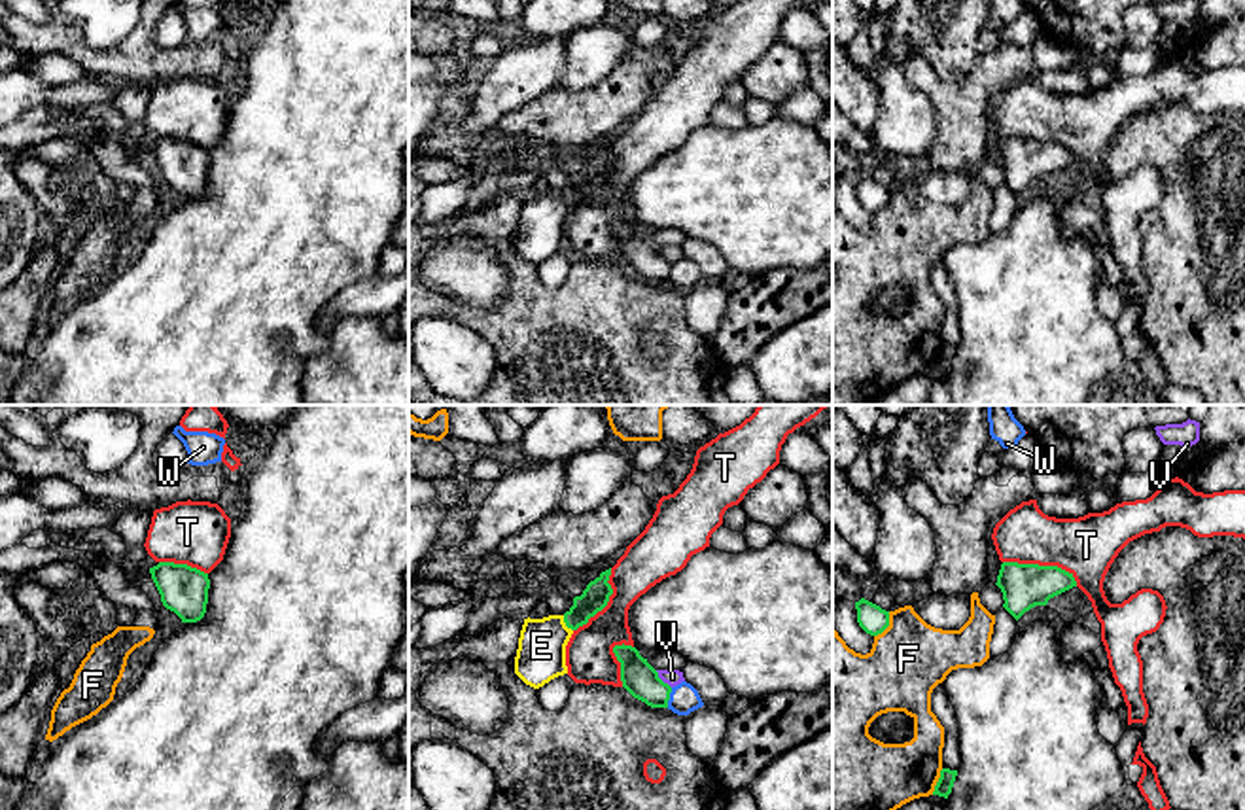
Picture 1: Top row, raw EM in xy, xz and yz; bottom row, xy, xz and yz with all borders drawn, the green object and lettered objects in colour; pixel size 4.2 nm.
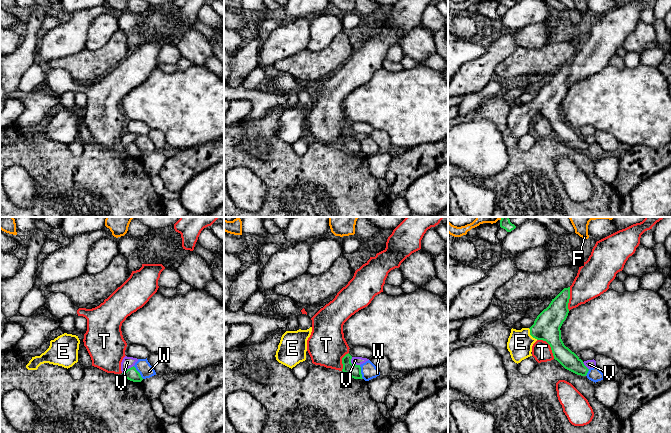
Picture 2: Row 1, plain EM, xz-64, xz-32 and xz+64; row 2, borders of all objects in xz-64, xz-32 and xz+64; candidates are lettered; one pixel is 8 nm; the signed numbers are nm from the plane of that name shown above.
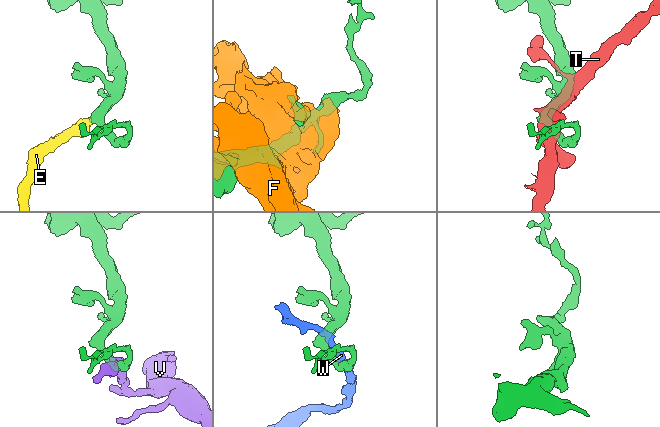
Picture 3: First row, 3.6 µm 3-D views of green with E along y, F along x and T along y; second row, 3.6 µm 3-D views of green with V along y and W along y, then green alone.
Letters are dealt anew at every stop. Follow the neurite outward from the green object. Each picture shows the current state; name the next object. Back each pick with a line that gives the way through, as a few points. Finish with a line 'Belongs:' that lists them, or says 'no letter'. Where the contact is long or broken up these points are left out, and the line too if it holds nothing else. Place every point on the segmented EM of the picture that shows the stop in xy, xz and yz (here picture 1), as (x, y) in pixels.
E: way xz (596, 595), (564, 621), (542, 646)
Belongs: E

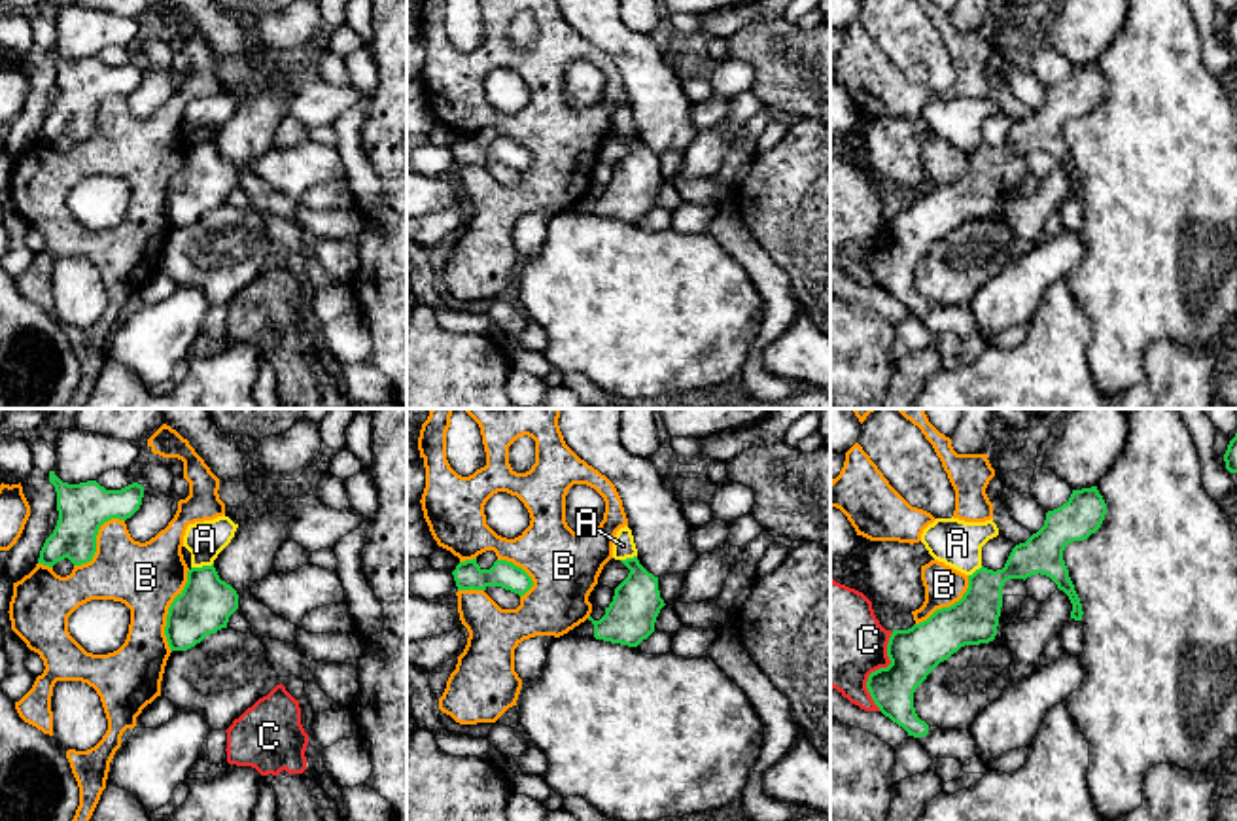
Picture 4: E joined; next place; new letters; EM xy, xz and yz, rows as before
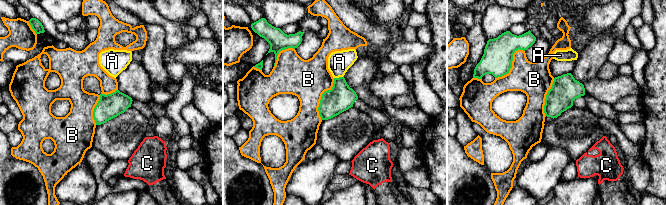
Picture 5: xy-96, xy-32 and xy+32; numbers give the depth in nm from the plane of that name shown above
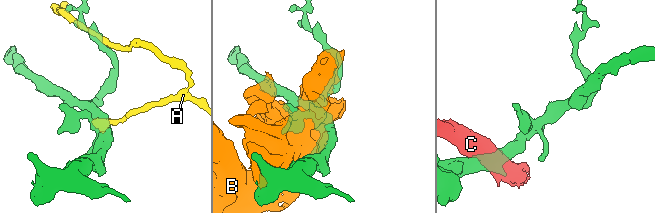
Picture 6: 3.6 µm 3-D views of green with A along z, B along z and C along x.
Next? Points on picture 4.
Belongs: no letter

